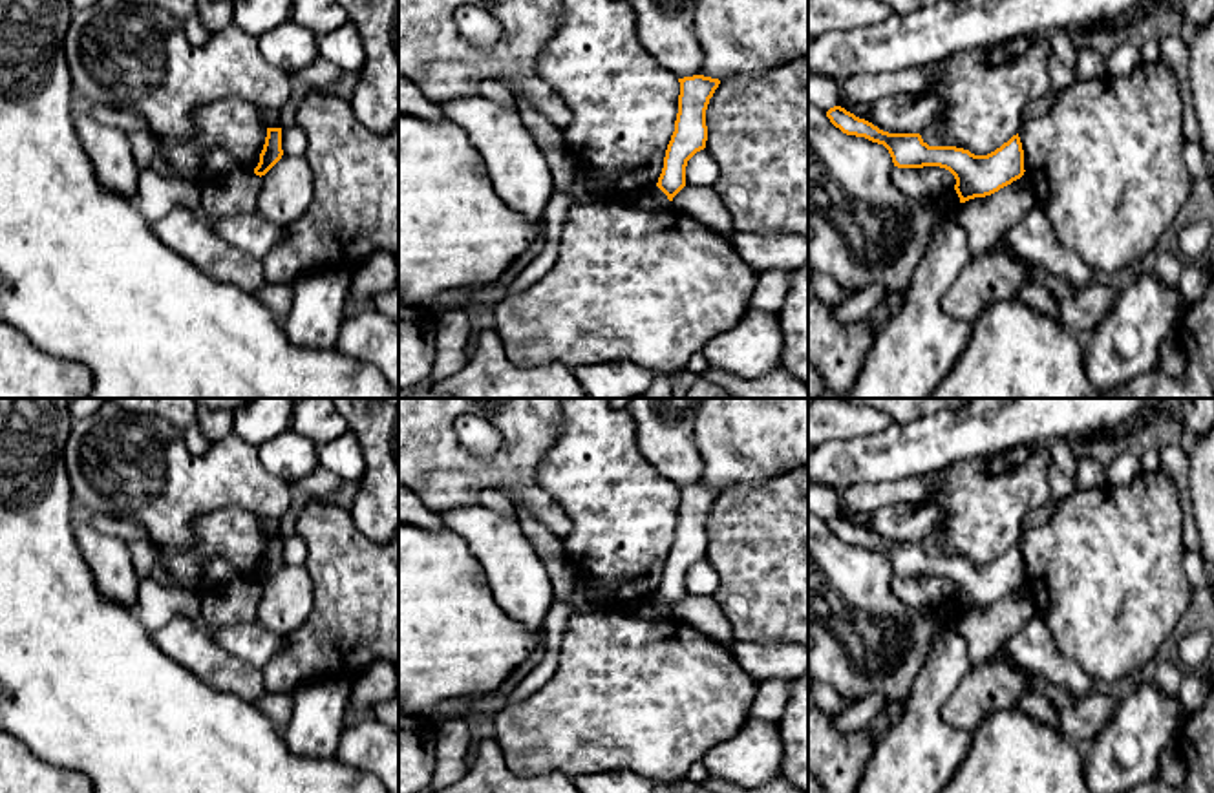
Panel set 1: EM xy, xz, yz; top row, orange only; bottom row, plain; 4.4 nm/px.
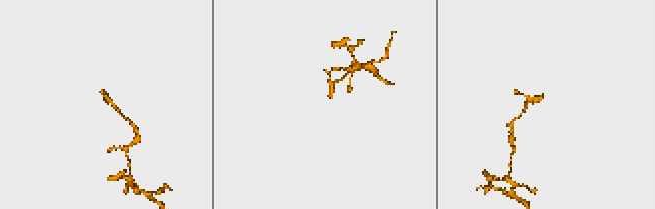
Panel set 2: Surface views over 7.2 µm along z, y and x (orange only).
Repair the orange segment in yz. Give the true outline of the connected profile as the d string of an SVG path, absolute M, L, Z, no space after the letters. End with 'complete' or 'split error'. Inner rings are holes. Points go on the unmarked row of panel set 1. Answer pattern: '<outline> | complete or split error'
M841 515L826 521L830 532L847 545L865 546L883 554L894 576L923 577L940 576L949 579L960 612L985 607L1024 585L1024 559L1018 543L987 565L974 565L956 555L929 555L920 543L889 543L872 532L856 526Z | complete

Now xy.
M267 537L265 554L254 583L260 587L265 585L282 568L282 565L282 537Z | complete

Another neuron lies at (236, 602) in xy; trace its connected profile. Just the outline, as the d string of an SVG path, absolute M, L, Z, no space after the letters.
M241 576L221 590L203 596L199 623L207 632L221 627L250 623L261 601L261 587Z

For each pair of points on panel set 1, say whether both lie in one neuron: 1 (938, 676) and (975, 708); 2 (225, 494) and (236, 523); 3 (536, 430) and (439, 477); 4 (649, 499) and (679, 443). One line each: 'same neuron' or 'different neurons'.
1: different neurons
2: different neurons
3: same neuron
4: different neurons

